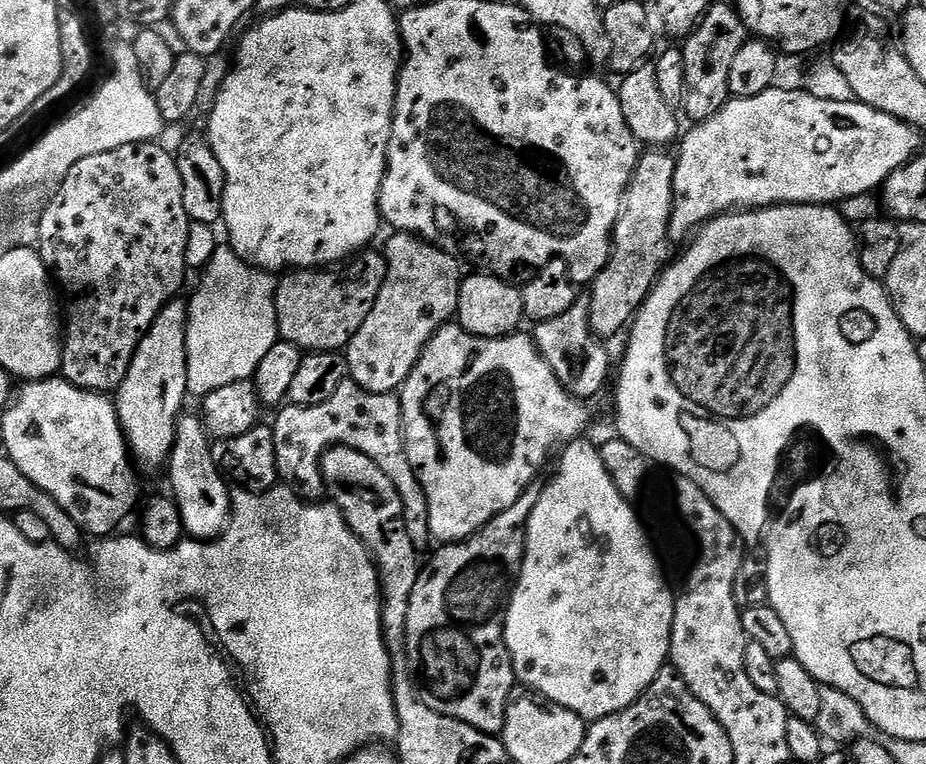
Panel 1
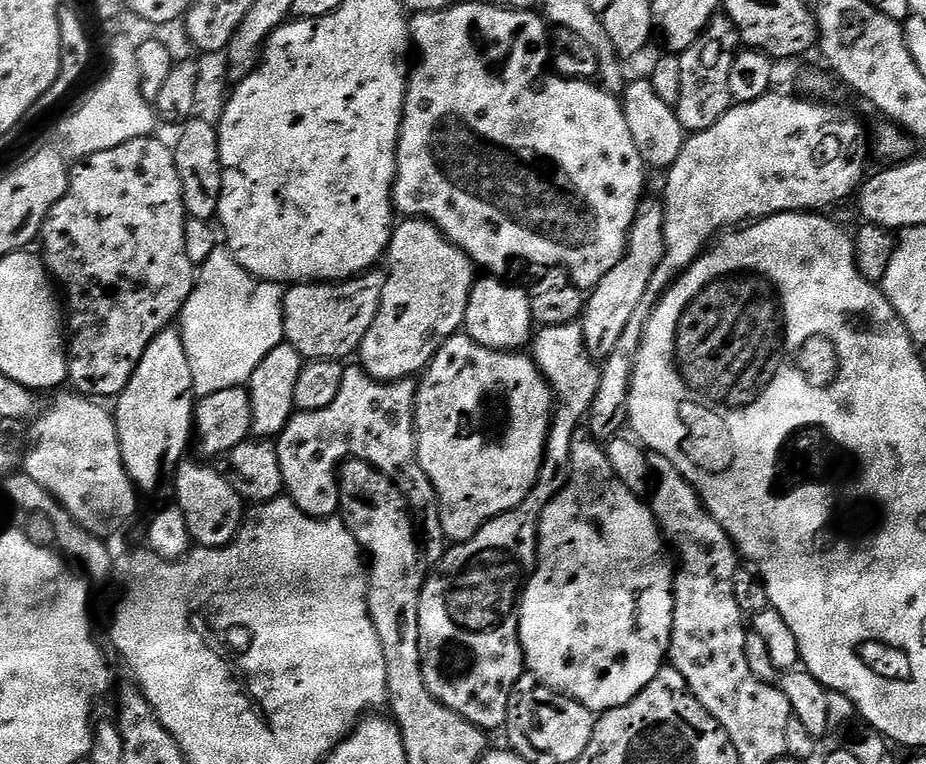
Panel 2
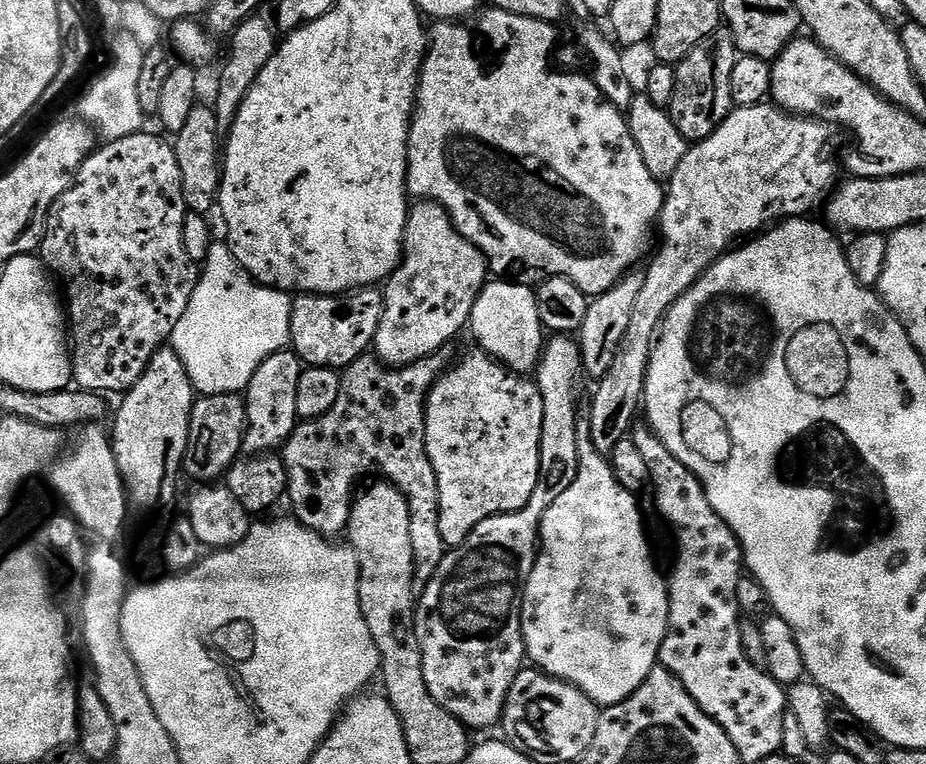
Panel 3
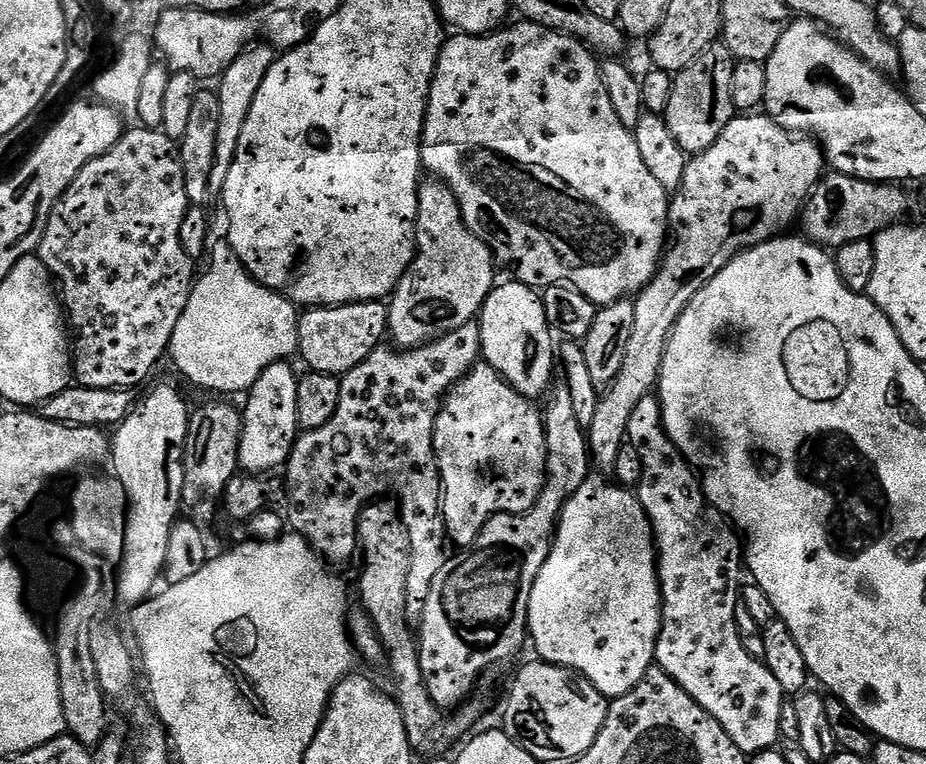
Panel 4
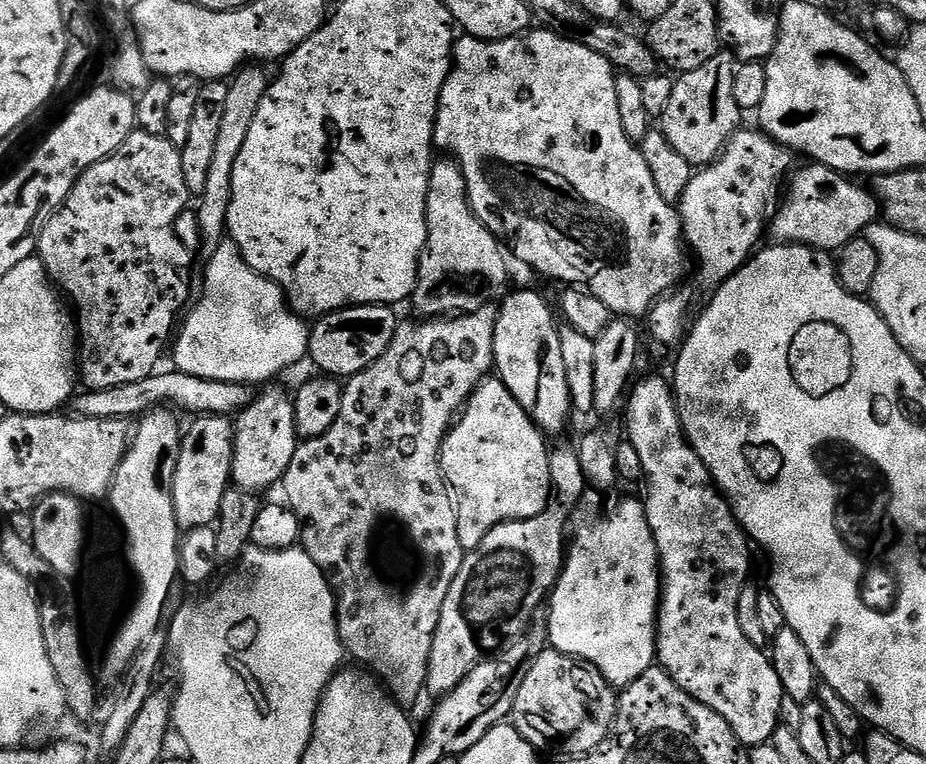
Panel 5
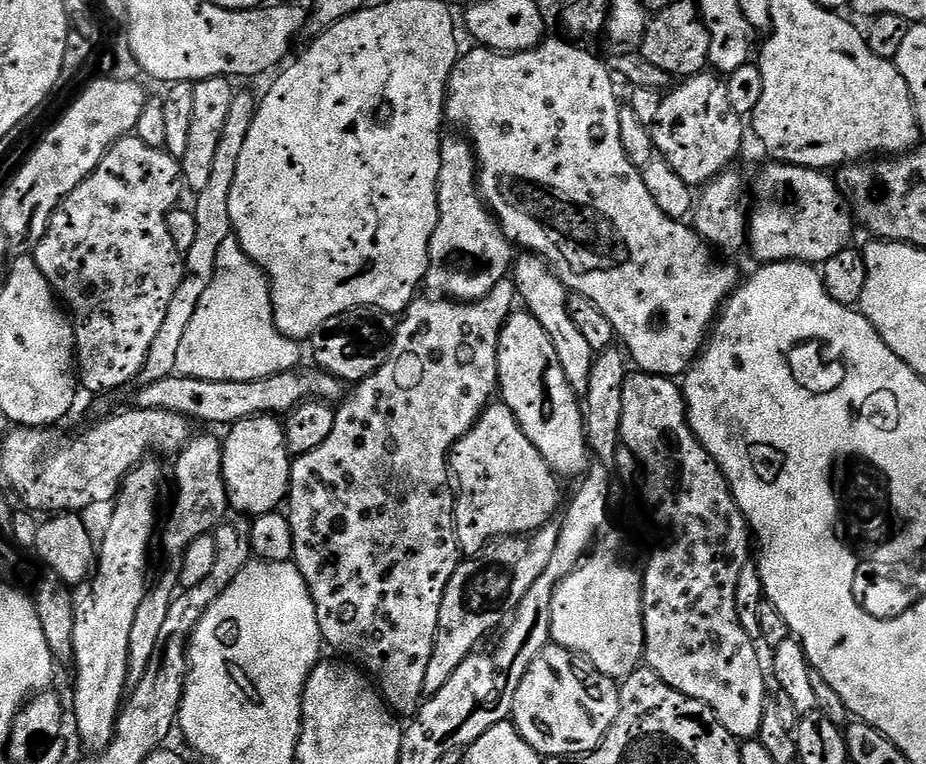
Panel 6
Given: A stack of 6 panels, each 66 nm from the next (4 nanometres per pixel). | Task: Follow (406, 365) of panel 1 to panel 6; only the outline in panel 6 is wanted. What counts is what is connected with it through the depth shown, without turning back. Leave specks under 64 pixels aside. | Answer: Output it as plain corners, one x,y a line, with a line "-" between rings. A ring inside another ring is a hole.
445,135
440,141
440,169
438,170
438,226
430,238
428,274
426,288
440,298
471,302
480,300
494,286
498,286
509,275
514,264
514,245
508,235
500,229
500,222
492,215
484,197
480,195
476,152
463,135

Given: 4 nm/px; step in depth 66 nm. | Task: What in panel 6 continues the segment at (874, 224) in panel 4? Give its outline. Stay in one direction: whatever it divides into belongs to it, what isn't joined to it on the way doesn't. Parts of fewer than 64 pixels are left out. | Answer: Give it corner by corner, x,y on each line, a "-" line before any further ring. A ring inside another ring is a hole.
768,162
756,180
756,212
748,218
747,247
760,264
802,260
822,266
853,243
854,216
835,179
819,168

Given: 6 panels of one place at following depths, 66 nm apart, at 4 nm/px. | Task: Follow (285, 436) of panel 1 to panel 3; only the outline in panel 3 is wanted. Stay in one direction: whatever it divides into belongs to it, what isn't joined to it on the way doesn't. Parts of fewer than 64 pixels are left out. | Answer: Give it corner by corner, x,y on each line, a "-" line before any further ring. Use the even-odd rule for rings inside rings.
441,350
422,358
418,362
408,364
404,368
390,368
380,363
375,355
365,354
357,358
357,360
343,369
340,377
340,389
338,390
338,402
334,402
331,410
326,410
326,414
322,414
322,418
317,420
305,420
297,423
296,429
290,434
290,438
284,444
282,449
282,459
284,462
284,469
288,475
288,491
286,493
287,503
292,503
291,515
300,523
305,524
310,530
314,530
320,536
329,538
336,538
336,536
345,531
348,526
348,519
350,518
350,510
352,509
352,501
354,493
357,491
356,483
363,478
367,472
377,472
377,477
383,478
387,483
396,487
402,495
408,500
408,503
413,506
419,504
432,504
432,506
439,505
440,495
438,494
438,486
436,485
436,475
434,474
434,466
430,466
430,458
426,454
426,414
424,407
428,405
428,395
432,393
432,387
436,385
437,380
448,371
450,365
453,363
454,356
448,353
448,350

